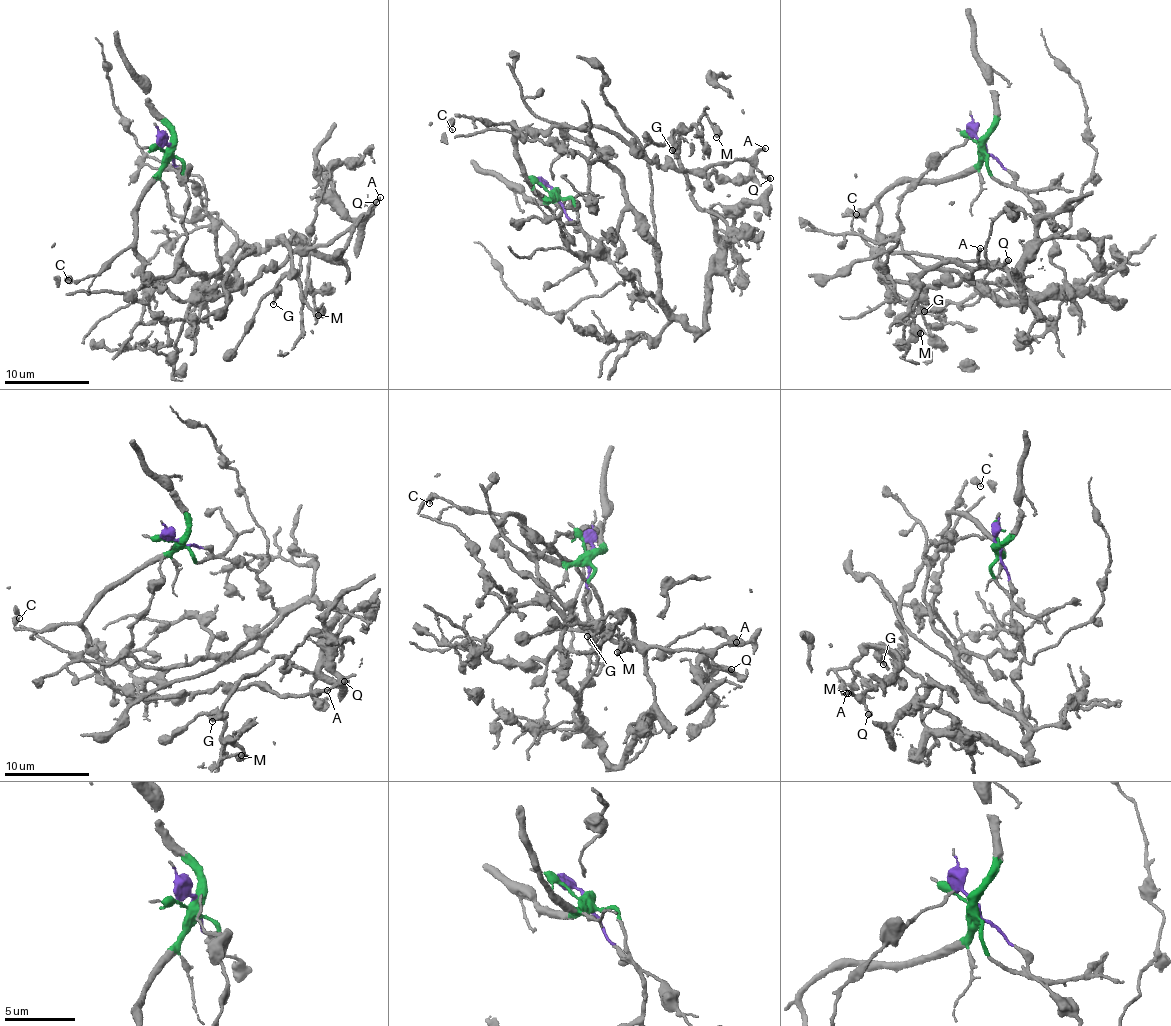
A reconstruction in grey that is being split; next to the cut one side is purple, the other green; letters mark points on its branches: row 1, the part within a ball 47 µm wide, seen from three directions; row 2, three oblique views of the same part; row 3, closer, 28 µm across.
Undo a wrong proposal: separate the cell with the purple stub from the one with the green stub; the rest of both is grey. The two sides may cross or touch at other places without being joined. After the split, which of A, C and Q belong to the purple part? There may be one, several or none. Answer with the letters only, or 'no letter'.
no letter

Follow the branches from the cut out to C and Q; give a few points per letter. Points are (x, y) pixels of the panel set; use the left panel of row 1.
C: (169, 149), (169, 159), (136, 210), (137, 219), (130, 246), (107, 260), (97, 274), (81, 280), (68, 279)
Q: (169, 149), (136, 210), (134, 232), (142, 269), (179, 298), (247, 287), (289, 257), (329, 245), (375, 202)

